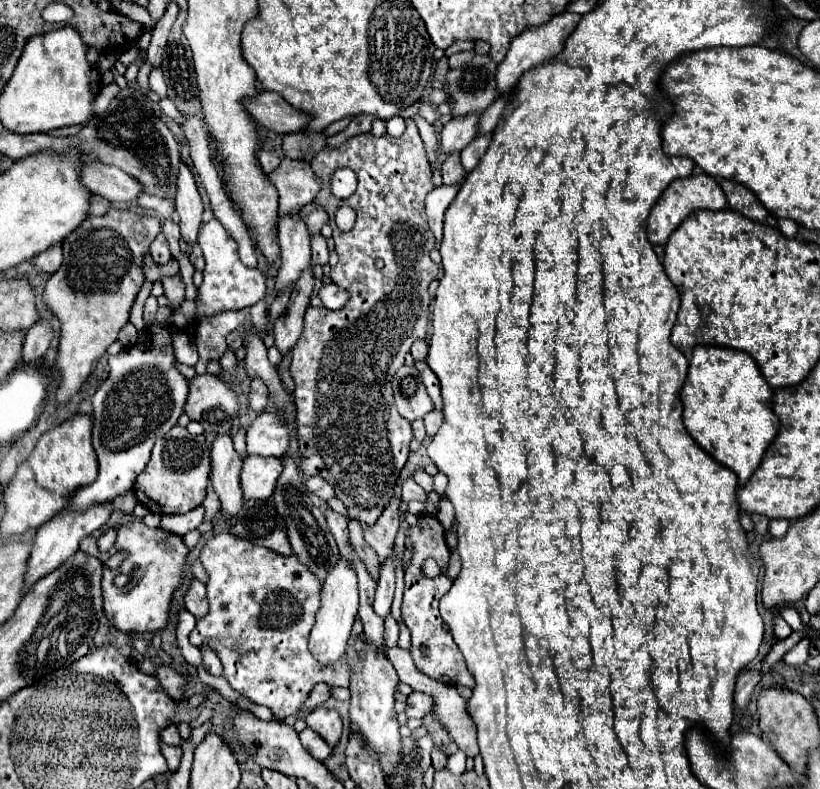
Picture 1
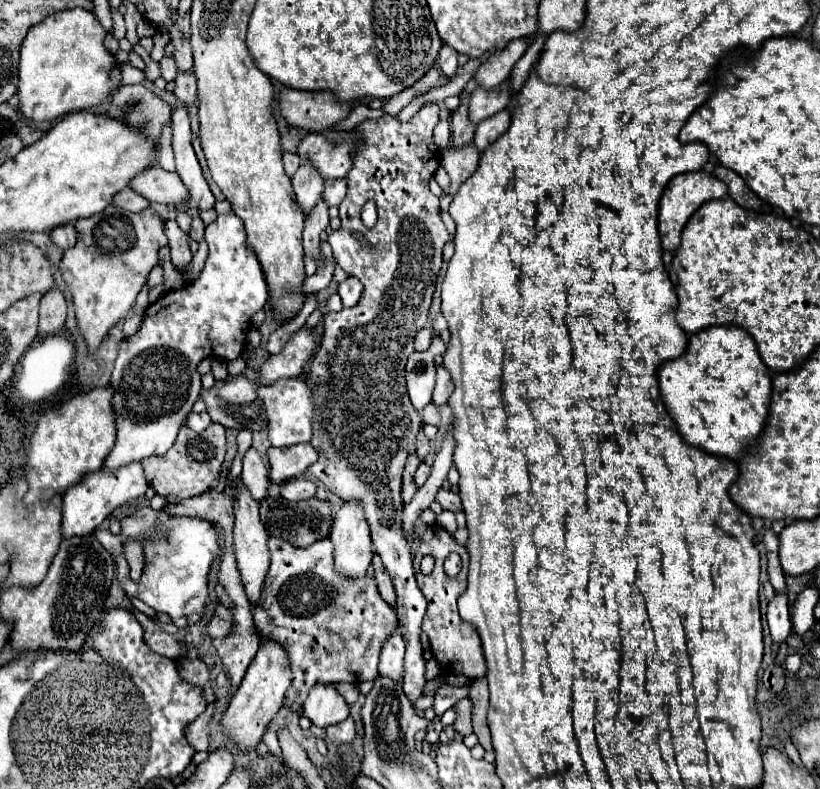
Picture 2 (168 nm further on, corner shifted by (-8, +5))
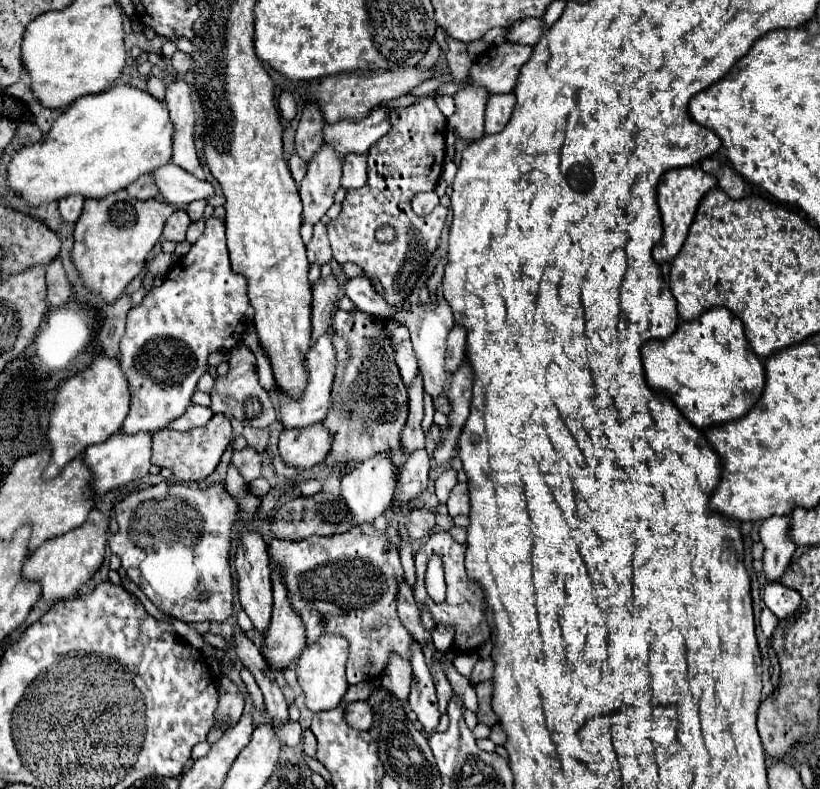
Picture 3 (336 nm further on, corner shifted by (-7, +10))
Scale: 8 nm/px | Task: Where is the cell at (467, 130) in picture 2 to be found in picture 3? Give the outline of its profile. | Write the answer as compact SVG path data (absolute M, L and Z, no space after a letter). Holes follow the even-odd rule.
M437 29L435 41L439 43L439 47L443 49L443 53L447 57L447 65L449 65L449 73L451 73L453 81L457 85L465 87L469 81L469 69L473 65L473 61L467 55L467 45L463 45L461 41L455 41L453 37L447 37L447 33L443 33L443 29Z

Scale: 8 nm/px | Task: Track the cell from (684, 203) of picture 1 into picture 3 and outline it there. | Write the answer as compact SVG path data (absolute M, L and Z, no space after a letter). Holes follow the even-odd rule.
M699 165L671 169L661 177L659 187L657 187L657 203L659 203L659 211L661 211L661 219L663 219L663 239L659 241L659 247L653 249L653 259L657 263L673 261L673 257L681 251L689 225L695 215L695 209L697 209L699 201L703 199L703 195L707 191L711 191L713 187L717 187L717 177L711 173L705 173Z

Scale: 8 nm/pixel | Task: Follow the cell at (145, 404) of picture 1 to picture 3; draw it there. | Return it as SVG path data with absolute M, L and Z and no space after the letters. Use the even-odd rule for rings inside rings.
M207 217L205 233L191 247L191 251L177 259L177 265L165 275L165 283L145 295L139 307L127 315L127 333L121 339L119 365L127 377L131 391L131 411L121 427L125 435L157 433L167 429L191 405L191 395L197 389L199 377L207 371L207 357L213 351L233 349L241 343L245 333L245 311L249 309L247 279L231 269L229 251L225 245L225 221Z

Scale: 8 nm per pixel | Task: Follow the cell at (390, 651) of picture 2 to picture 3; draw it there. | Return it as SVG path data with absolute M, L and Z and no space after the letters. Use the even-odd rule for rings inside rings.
M393 653L389 657L389 663L381 675L383 689L387 689L393 697L399 697L401 701L407 699L409 683L411 683L411 665L409 659L399 657L399 653Z

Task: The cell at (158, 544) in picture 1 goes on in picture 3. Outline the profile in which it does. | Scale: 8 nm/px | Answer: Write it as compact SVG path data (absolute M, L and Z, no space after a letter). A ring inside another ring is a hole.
M167 483L131 493L121 503L115 505L119 531L111 535L109 547L119 555L123 569L133 579L133 583L147 595L147 599L159 607L163 613L181 619L185 623L197 621L225 621L233 609L231 591L231 569L229 569L229 543L231 525L237 519L239 503L219 485L205 491L191 489L183 483Z

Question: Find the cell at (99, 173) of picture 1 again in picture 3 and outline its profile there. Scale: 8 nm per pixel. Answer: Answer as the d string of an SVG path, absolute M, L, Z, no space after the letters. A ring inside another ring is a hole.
M173 163L155 169L151 175L155 179L159 195L171 205L189 205L191 201L207 199L215 193L209 181L199 181Z

